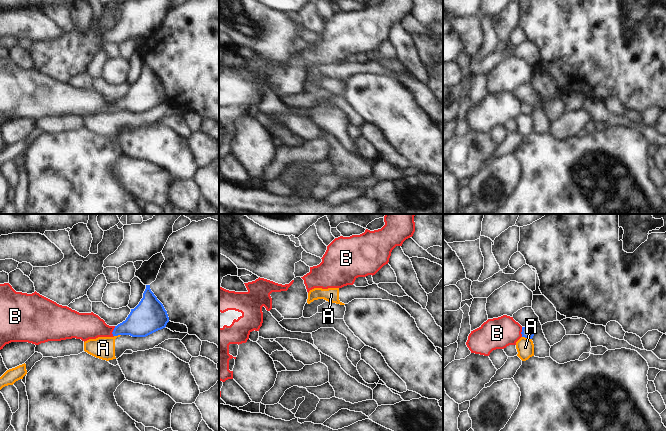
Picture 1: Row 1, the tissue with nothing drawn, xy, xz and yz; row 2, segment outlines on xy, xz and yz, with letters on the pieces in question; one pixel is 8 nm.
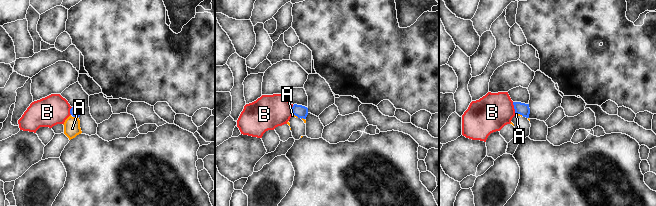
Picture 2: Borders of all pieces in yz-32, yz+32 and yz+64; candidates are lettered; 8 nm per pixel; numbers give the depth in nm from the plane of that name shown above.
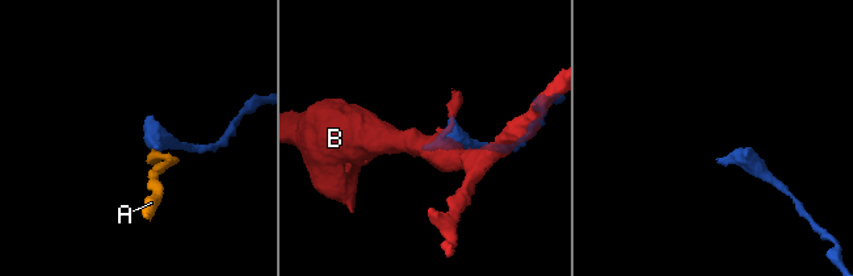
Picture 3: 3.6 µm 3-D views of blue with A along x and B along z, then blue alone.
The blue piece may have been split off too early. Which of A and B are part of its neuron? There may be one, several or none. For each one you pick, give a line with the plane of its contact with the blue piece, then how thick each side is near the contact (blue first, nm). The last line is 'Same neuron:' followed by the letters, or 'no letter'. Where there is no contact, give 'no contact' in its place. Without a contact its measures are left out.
Same neuron: no letter

